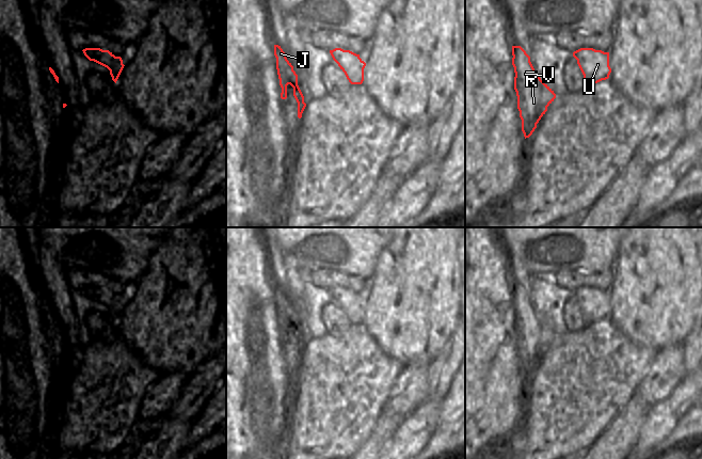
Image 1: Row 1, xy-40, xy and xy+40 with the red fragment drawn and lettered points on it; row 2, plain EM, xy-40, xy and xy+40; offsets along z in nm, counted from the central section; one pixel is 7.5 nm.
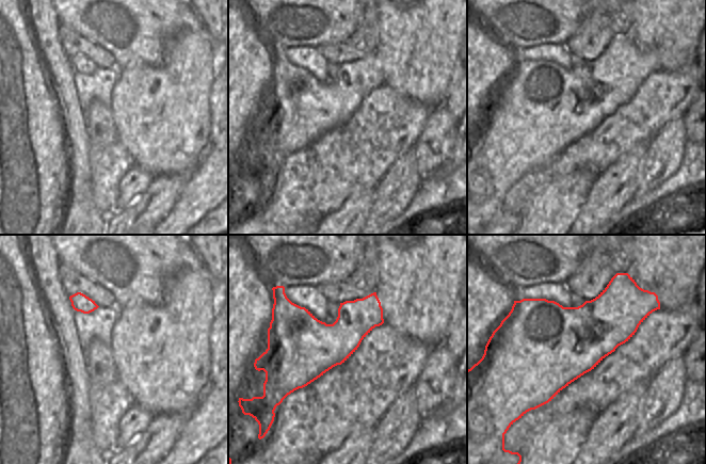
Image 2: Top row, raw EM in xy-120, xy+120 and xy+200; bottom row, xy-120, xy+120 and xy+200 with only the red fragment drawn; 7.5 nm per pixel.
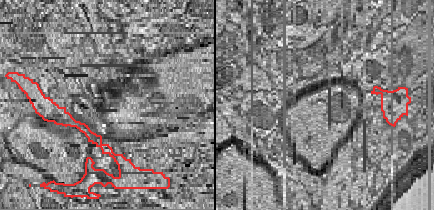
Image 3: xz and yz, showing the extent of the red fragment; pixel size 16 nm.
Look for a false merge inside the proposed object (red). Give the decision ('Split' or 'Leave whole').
Leave whole.

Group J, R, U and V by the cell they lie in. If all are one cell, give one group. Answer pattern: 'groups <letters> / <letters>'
groups J R U V

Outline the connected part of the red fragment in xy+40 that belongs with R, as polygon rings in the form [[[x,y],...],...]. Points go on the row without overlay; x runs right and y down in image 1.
[[[512,285],[512,304],[514,306],[514,329],[517,335],[517,348],[522,359],[522,370],[529,377],[547,346],[556,337],[554,330],[539,316],[530,296],[521,285]]]

